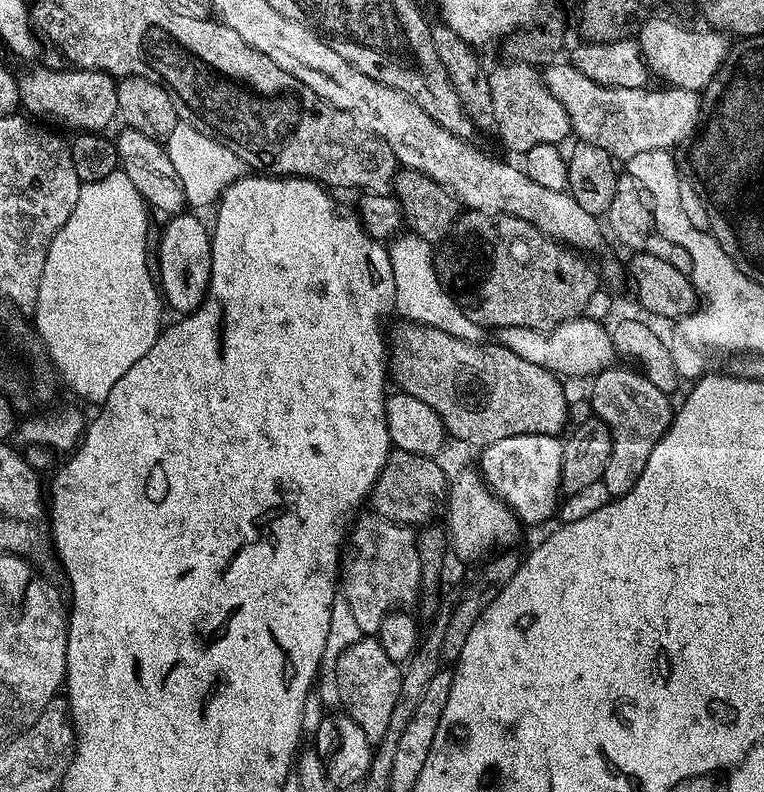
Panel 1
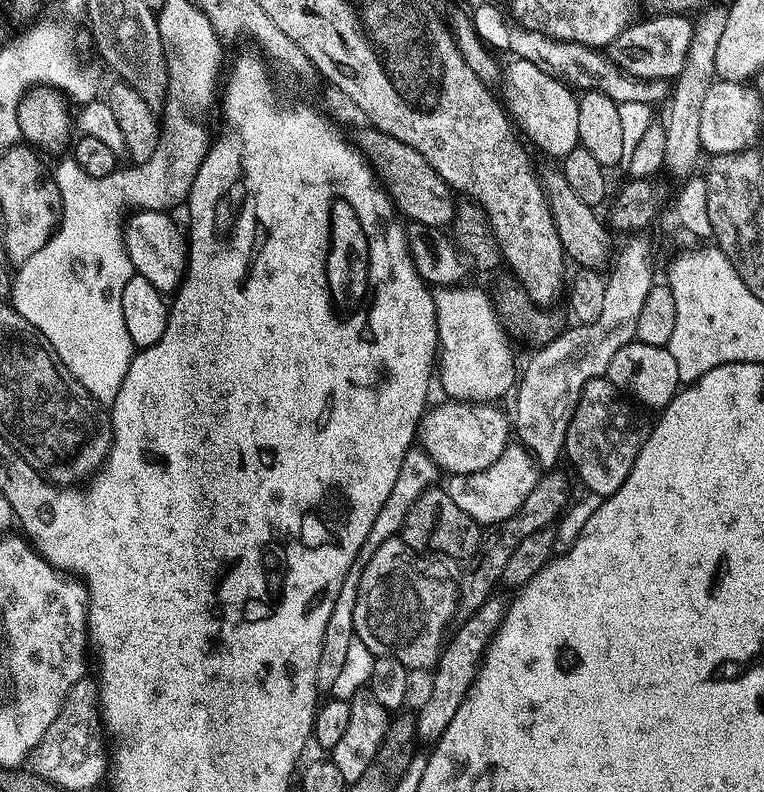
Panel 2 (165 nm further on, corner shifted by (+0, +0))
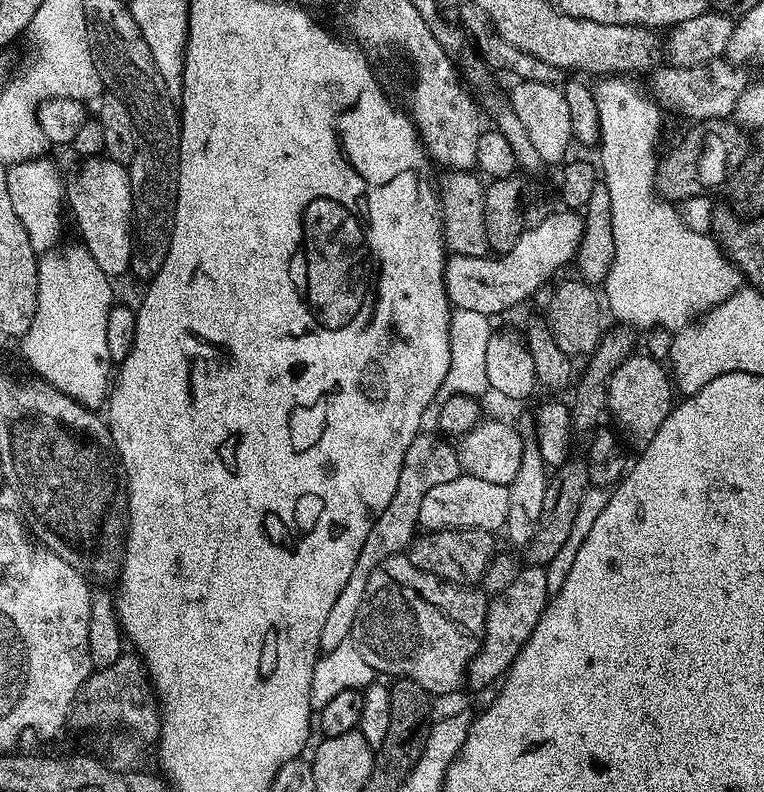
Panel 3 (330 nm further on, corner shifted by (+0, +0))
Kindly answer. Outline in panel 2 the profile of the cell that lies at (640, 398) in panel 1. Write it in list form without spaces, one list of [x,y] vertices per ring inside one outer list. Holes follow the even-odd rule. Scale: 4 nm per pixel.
[[[606,378],[586,382],[582,399],[574,410],[574,418],[566,430],[564,456],[572,459],[580,480],[591,495],[607,498],[616,493],[630,478],[634,462],[650,431],[650,420],[620,389]]]

